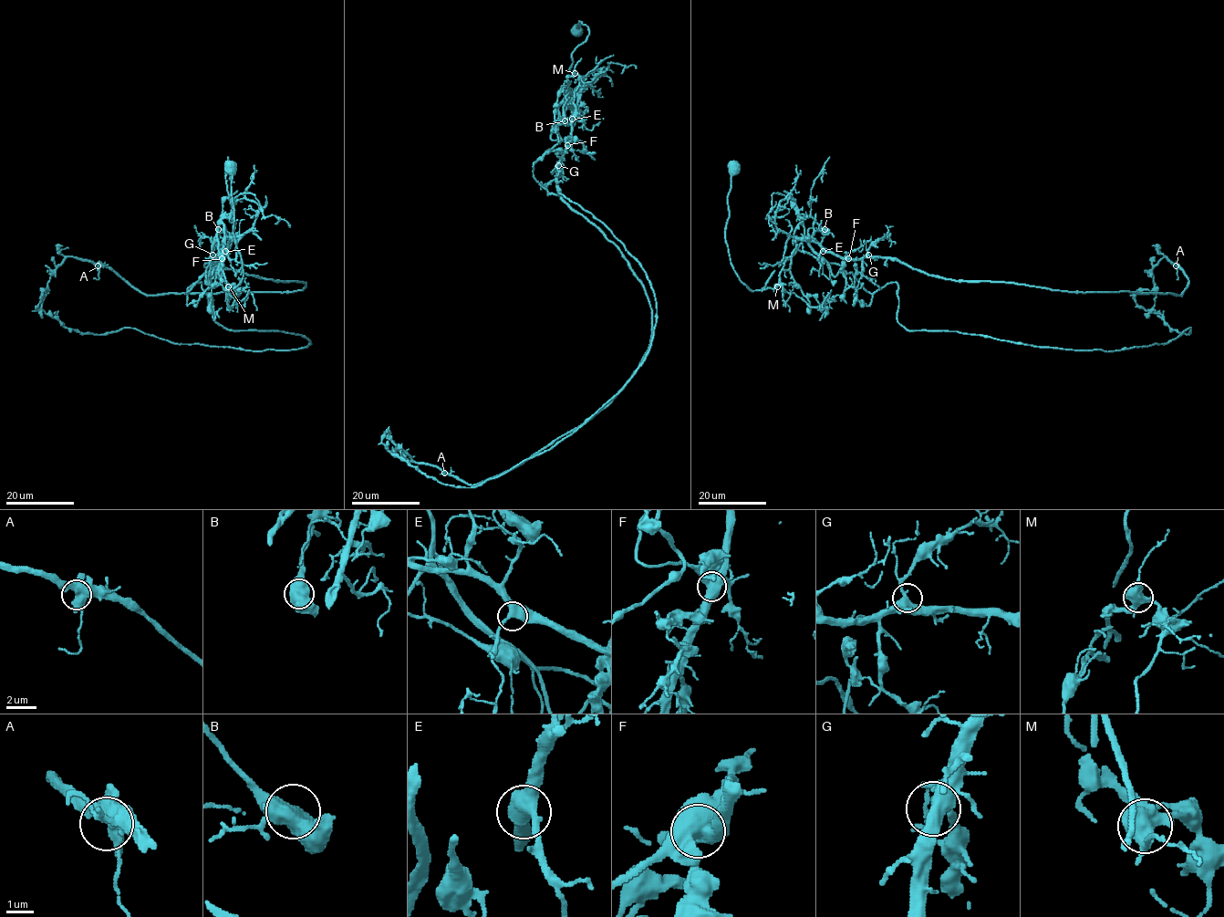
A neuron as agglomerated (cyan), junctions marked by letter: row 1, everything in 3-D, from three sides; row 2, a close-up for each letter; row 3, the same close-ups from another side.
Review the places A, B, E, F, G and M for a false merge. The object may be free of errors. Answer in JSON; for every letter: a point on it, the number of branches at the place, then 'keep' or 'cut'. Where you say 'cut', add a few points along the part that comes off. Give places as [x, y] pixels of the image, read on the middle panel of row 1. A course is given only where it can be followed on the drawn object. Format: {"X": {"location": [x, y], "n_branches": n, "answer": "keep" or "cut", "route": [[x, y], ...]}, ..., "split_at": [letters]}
{"A": {"location": [444, 473], "n_branches": 3, "answer": "keep"}, "B": {"location": [565, 120], "n_branches": 2, "answer": "keep"}, "E": {"location": [572, 119], "n_branches": 3, "answer": "keep"}, "F": {"location": [567, 145], "n_branches": 3, "answer": "cut", "route": [[567, 144], [558, 193], [617, 248], [651, 309], [638, 368], [589, 419], [477, 484], [388, 442]]}, "G": {"location": [558, 165], "n_branches": 3, "answer": "keep"}, "M": {"location": [575, 73], "n_branches": 3, "answer": "keep"}, "split_at": ["F"]}

